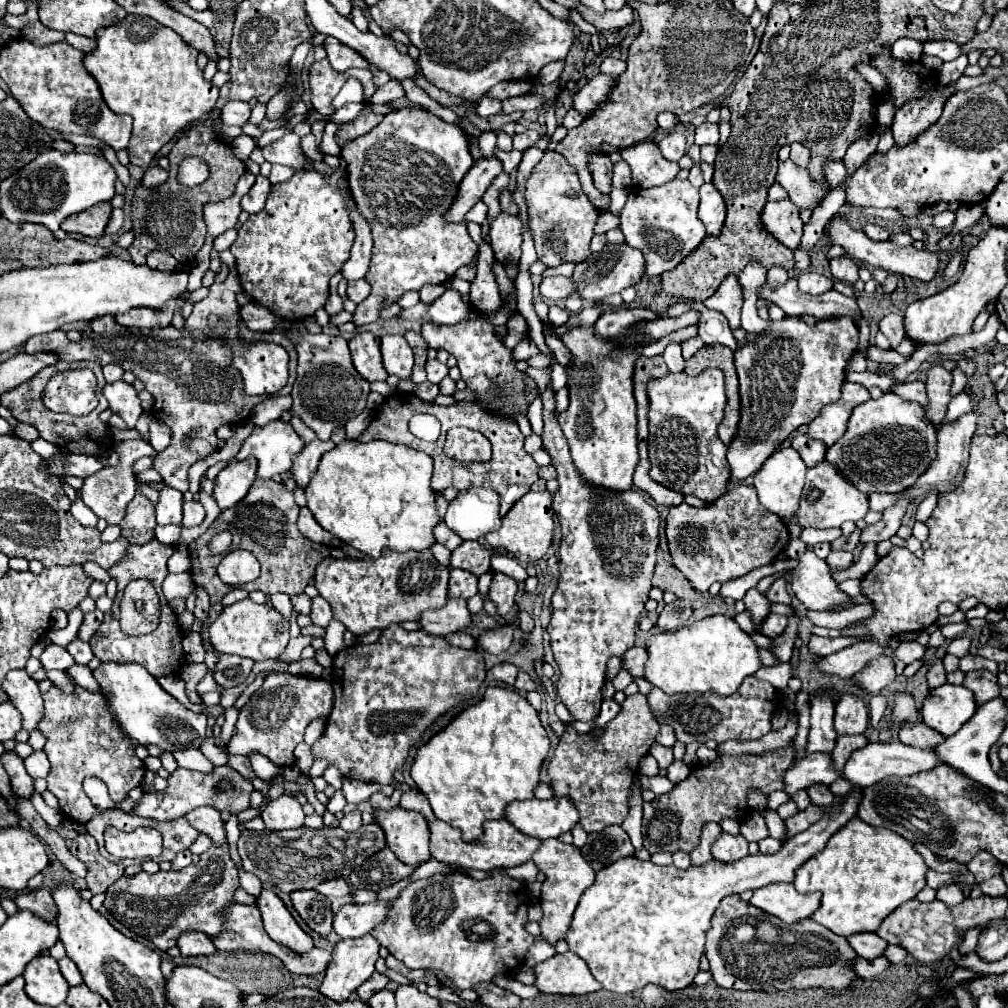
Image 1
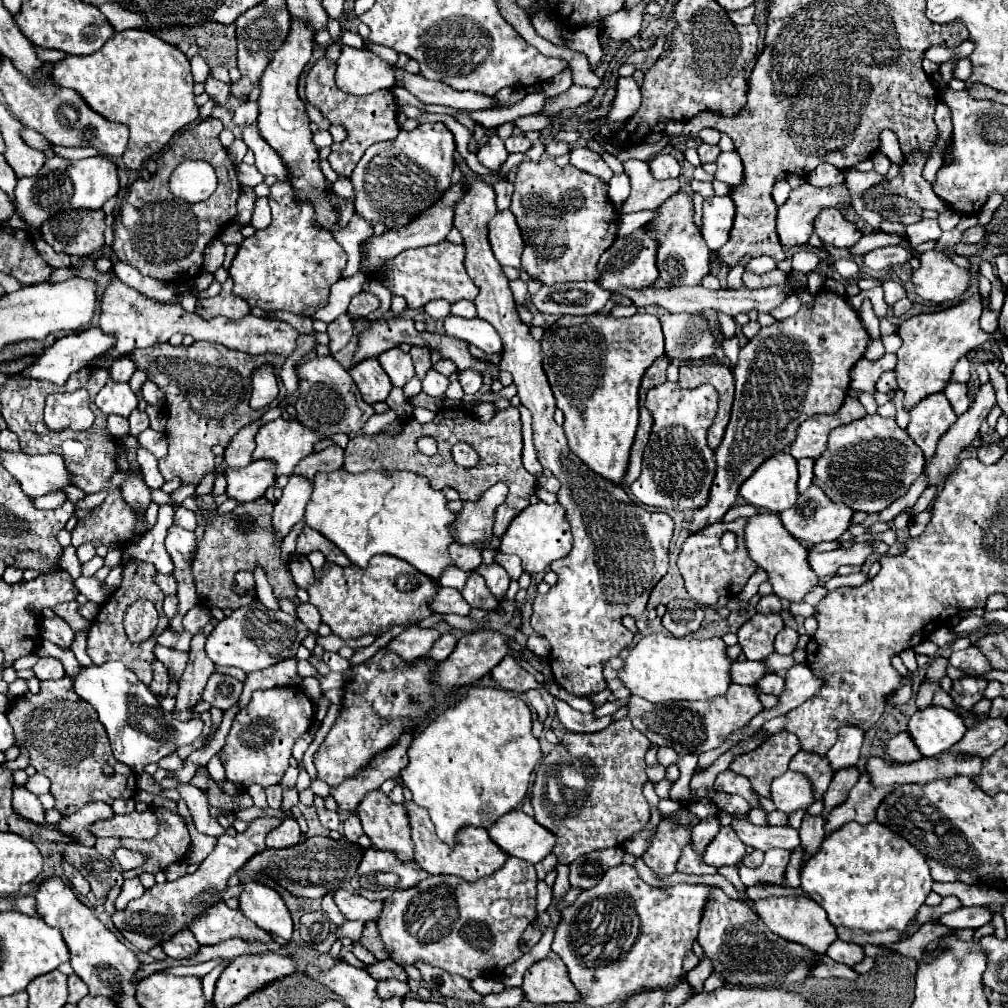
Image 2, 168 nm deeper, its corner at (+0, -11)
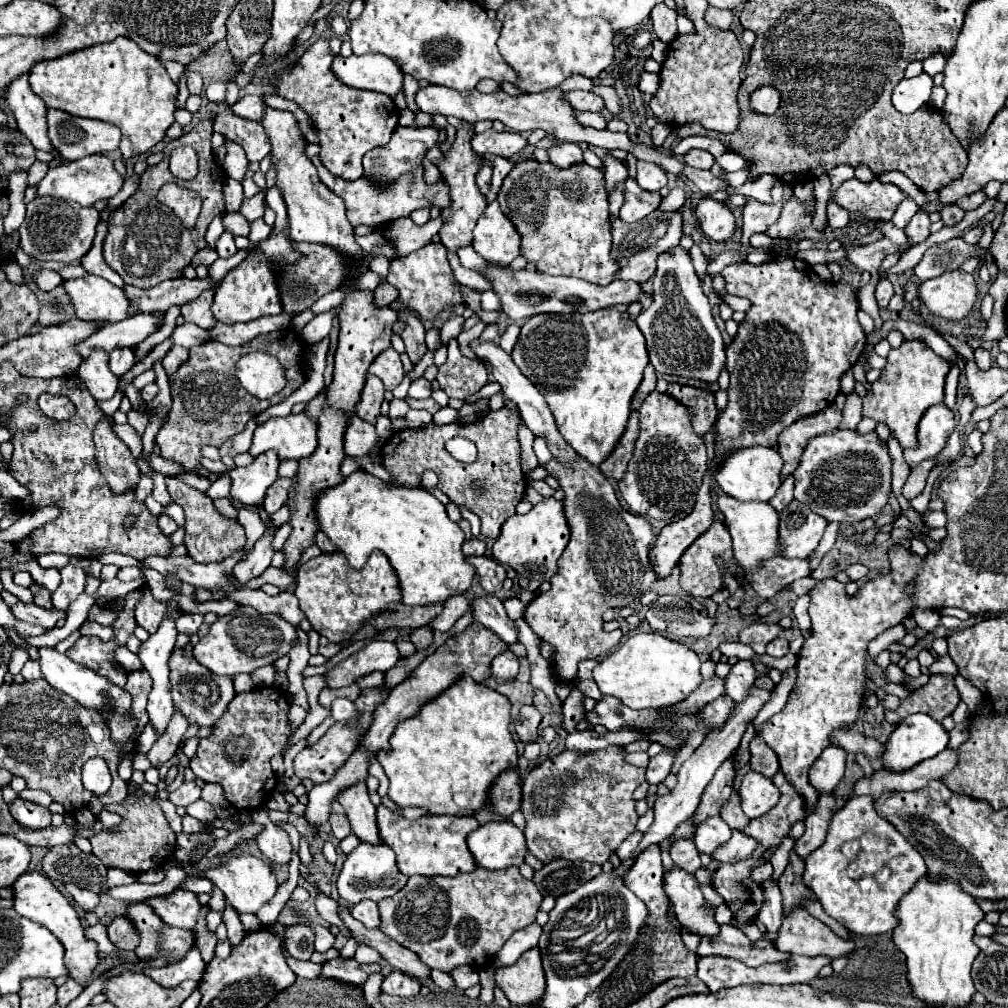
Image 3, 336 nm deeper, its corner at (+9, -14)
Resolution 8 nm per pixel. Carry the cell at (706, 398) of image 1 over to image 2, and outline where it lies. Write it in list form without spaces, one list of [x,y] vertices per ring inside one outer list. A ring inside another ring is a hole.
[[[664,382],[646,396],[646,408],[654,418],[652,434],[644,450],[642,474],[632,482],[632,494],[648,506],[666,510],[698,510],[710,500],[710,484],[714,482],[716,460],[714,450],[706,442],[706,434],[718,412],[718,392],[714,386],[680,388],[680,384]]]

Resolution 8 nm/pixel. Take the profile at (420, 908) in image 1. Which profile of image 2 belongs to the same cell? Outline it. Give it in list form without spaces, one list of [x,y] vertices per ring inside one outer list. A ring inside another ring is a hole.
[[[508,858],[506,866],[476,882],[466,882],[458,876],[428,876],[426,880],[422,880],[422,884],[408,890],[394,890],[394,894],[384,900],[382,918],[376,920],[378,934],[390,958],[398,964],[426,962],[468,980],[480,976],[502,978],[504,968],[514,964],[522,956],[520,936],[526,926],[534,922],[536,880],[538,878],[534,866],[518,858]]]

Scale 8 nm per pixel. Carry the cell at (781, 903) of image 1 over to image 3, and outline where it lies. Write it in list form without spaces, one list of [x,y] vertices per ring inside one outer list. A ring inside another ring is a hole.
[[[795,907],[787,917],[783,917],[775,947],[795,955],[825,955],[829,959],[837,959],[853,951],[853,941],[837,937],[825,923],[811,917],[805,909]]]

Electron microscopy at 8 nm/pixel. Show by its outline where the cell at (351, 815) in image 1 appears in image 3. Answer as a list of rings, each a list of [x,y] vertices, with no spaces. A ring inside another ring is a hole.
[[[333,803],[333,811],[331,811],[331,815],[329,815],[329,823],[331,823],[333,833],[335,833],[335,837],[337,837],[339,841],[345,839],[345,837],[351,833],[347,815],[345,815],[345,811],[343,811],[343,807],[341,807],[339,803]]]

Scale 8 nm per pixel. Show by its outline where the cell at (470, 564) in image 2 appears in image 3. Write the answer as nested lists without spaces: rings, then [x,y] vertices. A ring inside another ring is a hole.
[[[469,539],[469,541],[463,543],[463,555],[465,555],[465,557],[485,555],[485,549],[487,549],[487,545],[485,545],[485,541],[481,541],[481,539]]]

